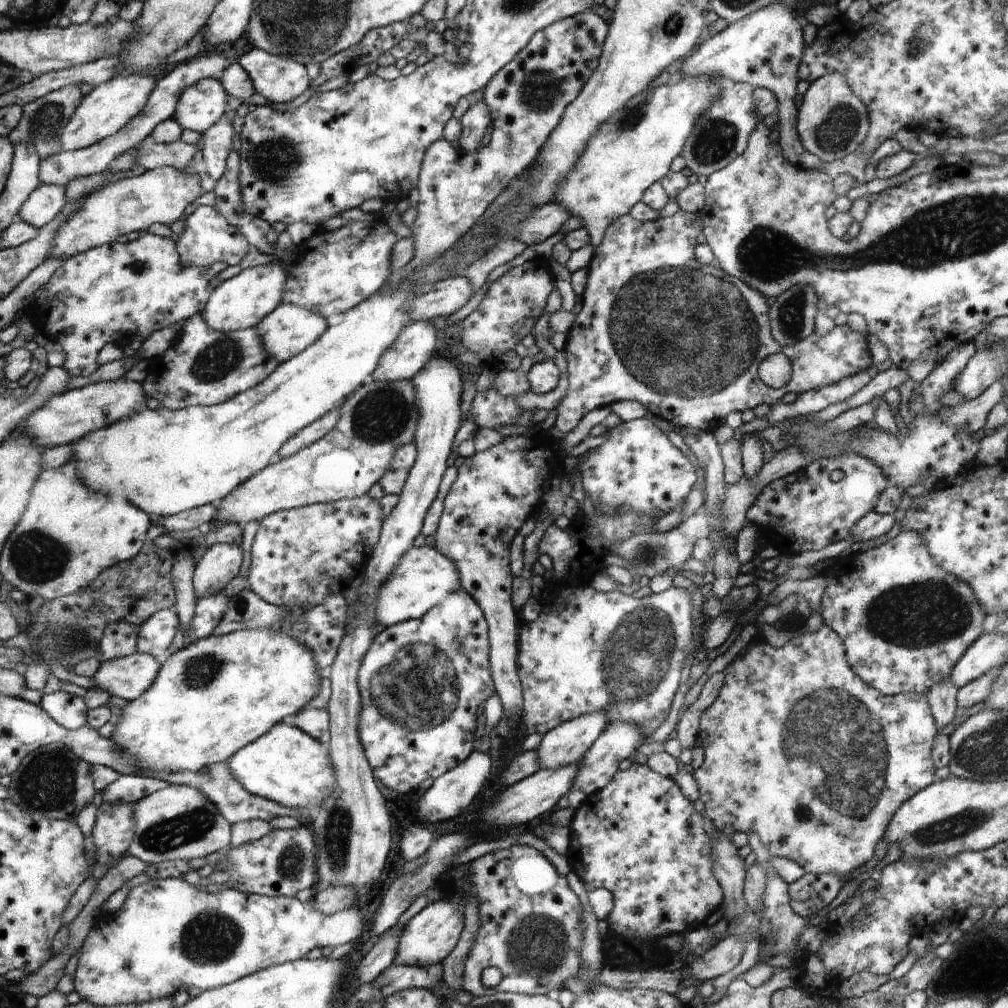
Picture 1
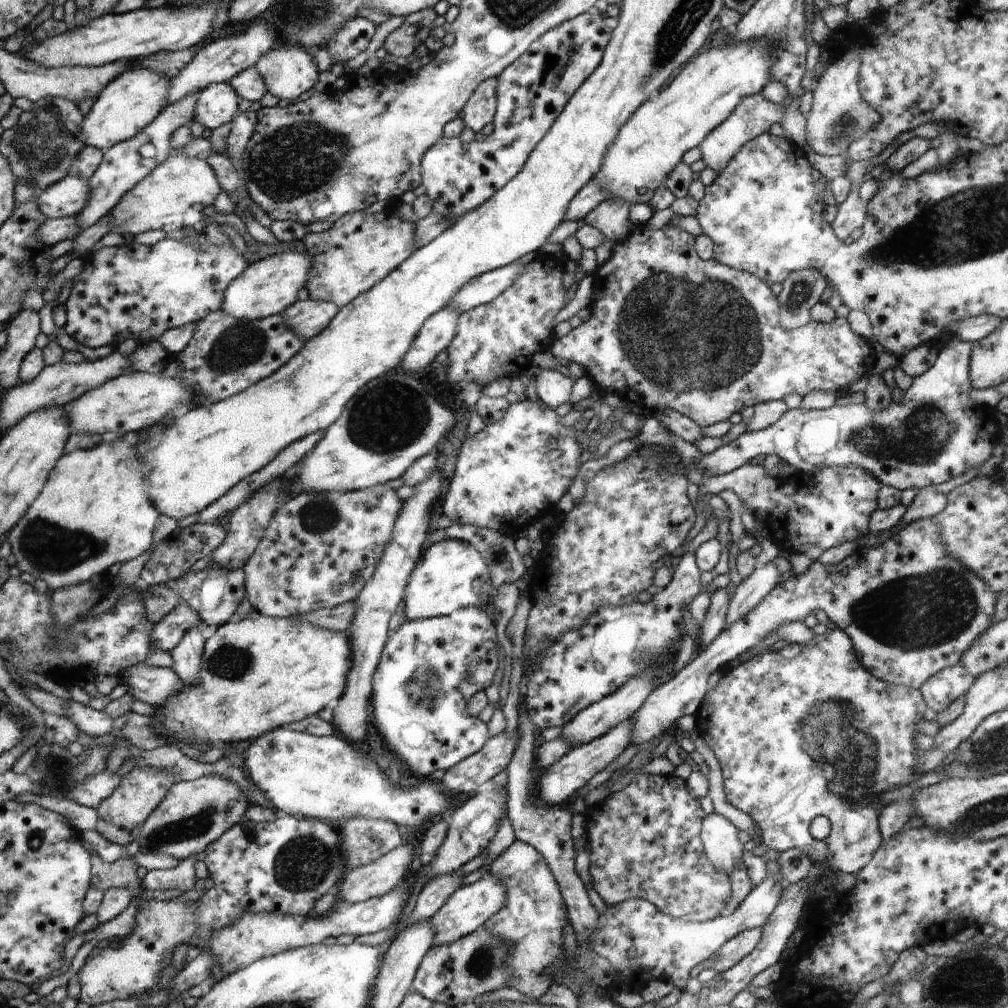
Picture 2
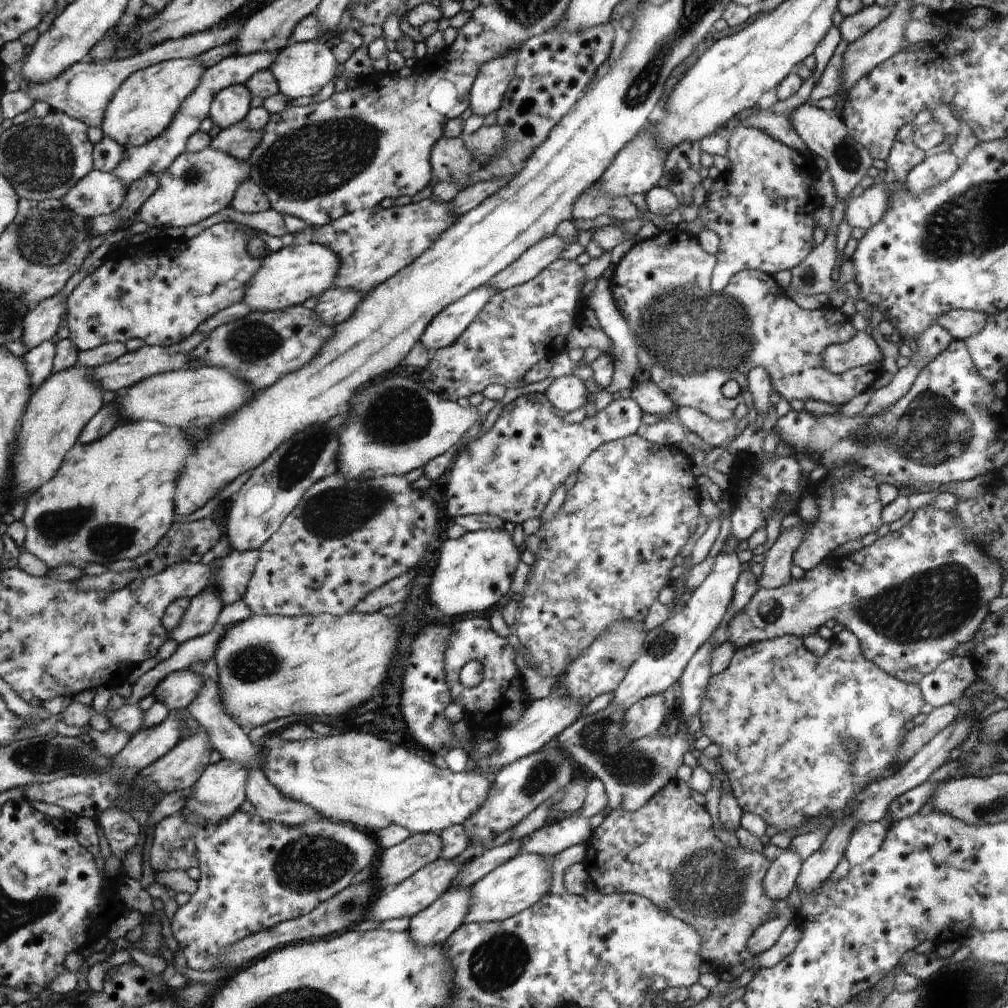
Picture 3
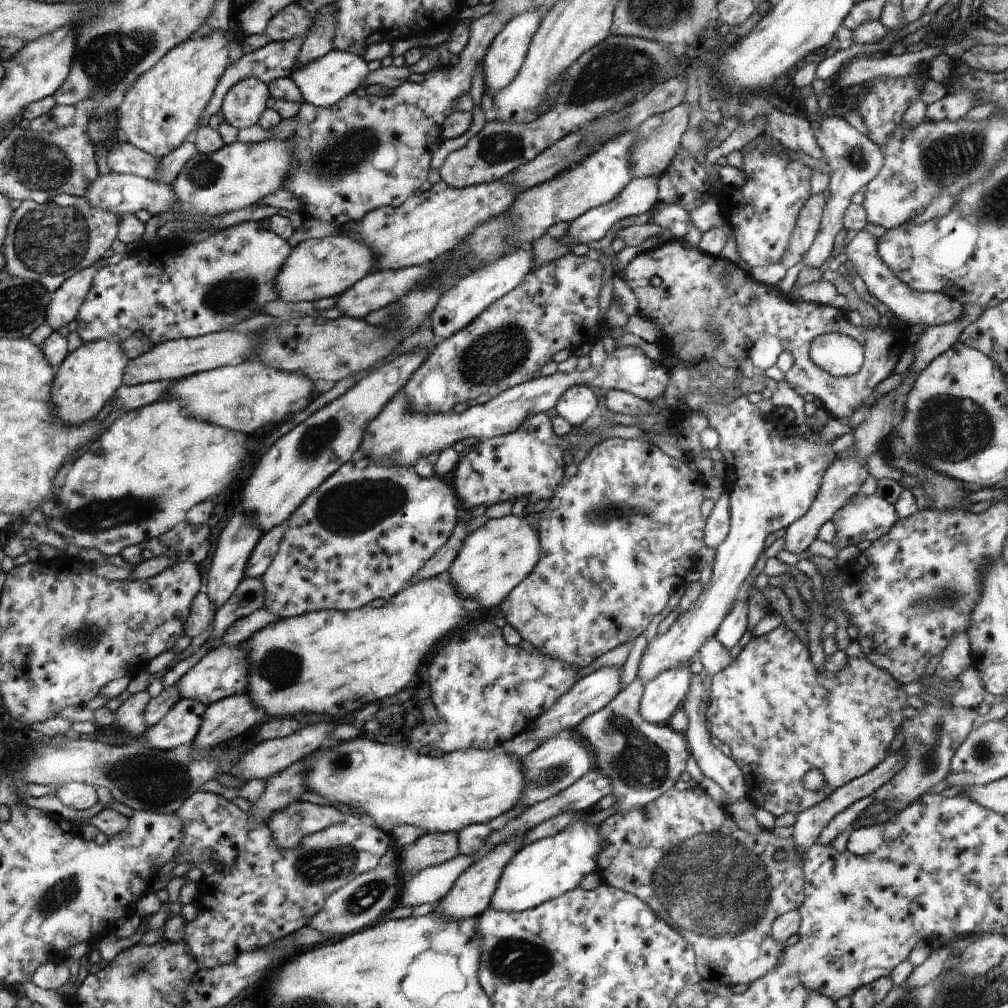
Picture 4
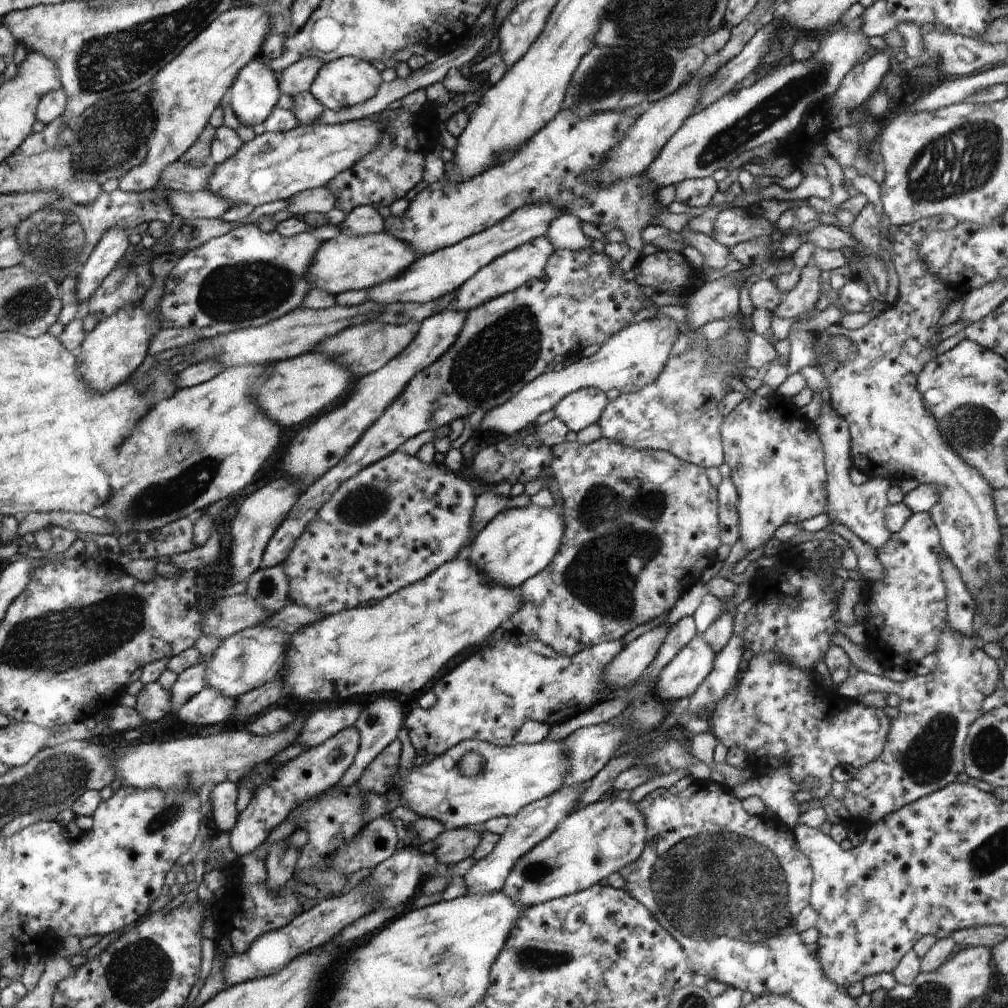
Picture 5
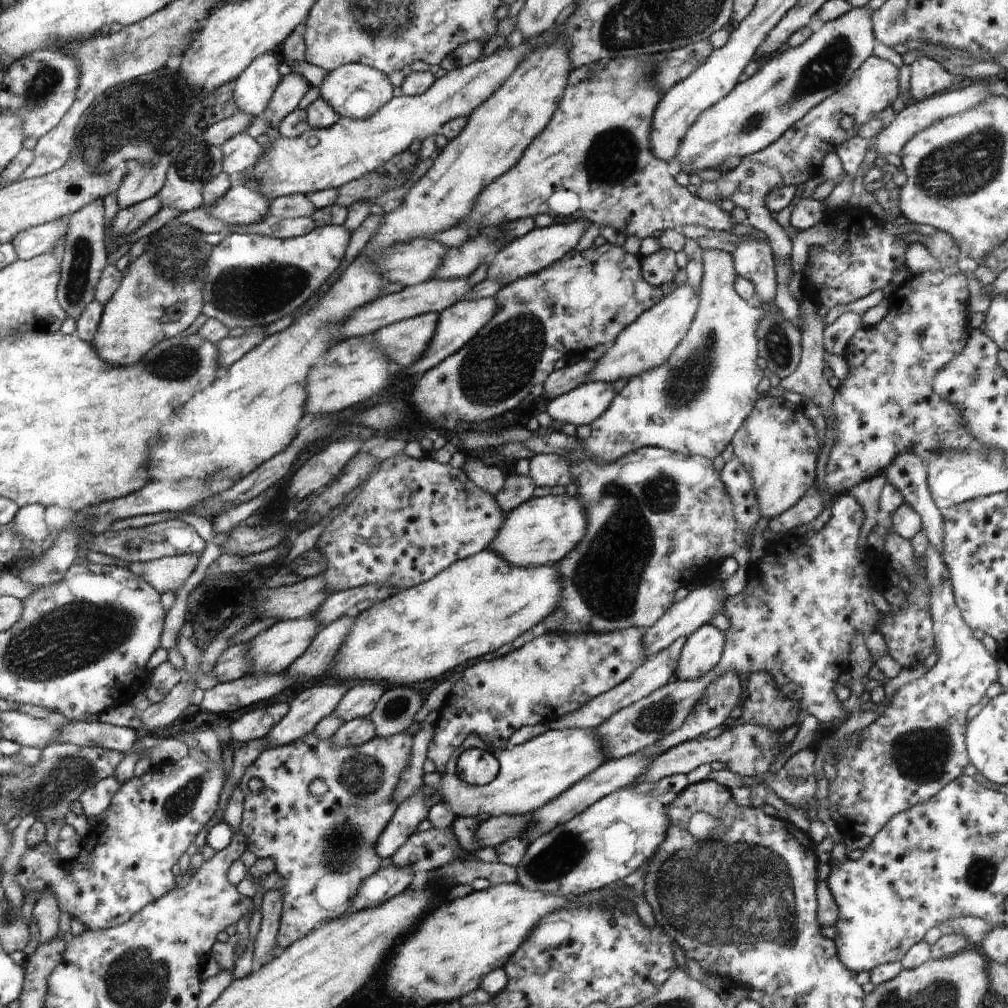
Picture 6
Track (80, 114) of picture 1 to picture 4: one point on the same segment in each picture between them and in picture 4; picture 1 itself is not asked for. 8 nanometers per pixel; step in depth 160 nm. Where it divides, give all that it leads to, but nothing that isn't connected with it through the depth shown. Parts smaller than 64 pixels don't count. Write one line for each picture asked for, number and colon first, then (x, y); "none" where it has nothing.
2: (124, 106)
3: (142, 108)
4: (160, 111)

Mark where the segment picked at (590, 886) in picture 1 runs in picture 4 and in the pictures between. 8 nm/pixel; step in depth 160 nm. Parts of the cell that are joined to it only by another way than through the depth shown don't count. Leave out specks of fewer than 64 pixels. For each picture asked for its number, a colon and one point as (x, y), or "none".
2: (645, 842)
3: (667, 851)
4: (719, 887)

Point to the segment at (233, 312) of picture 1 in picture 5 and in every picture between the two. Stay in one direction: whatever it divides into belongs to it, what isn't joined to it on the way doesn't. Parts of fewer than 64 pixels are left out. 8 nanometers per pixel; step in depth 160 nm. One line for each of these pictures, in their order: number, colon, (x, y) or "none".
2: (267, 287)
3: (287, 277)
4: (317, 268)
5: (344, 263)

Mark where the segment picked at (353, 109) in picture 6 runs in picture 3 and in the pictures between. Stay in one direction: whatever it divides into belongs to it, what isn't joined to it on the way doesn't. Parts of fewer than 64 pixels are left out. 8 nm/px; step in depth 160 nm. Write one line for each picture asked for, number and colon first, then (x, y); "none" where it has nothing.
3: (301, 69)
4: (325, 80)
5: (347, 81)

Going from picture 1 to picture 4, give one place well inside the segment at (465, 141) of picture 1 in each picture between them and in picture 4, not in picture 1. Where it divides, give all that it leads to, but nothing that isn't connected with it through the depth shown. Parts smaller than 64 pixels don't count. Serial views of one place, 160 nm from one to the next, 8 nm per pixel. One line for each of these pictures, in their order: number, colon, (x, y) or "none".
2: (480, 109)
3: (491, 83)
4: (507, 53)

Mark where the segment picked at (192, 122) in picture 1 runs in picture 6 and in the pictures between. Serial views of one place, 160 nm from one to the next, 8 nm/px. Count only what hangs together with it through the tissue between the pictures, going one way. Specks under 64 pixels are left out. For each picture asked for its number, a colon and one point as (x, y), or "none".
2: (217, 104)
3: (230, 106)
4: (242, 106)
5: (255, 92)
6: (254, 89)

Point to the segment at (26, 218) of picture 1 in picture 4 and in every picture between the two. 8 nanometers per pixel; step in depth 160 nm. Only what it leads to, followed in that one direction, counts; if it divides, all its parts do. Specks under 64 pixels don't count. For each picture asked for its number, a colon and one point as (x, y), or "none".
2: (64, 198)
3: (98, 193)
4: (120, 194)

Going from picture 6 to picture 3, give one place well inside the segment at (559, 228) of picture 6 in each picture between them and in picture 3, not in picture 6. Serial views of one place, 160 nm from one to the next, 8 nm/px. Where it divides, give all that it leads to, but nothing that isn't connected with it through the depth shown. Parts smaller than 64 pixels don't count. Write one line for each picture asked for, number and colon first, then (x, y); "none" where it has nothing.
3: (445, 329)
4: (471, 296)
5: (503, 275)

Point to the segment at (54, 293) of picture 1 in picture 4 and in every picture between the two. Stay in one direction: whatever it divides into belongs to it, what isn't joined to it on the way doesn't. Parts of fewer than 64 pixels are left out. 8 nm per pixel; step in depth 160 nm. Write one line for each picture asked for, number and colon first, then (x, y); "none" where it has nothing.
2: (135, 291)
3: (160, 290)
4: (174, 290)

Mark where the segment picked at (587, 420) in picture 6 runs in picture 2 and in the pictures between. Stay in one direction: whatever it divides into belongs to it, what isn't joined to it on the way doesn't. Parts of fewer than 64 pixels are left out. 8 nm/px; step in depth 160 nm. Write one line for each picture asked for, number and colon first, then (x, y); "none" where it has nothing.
2: (553, 388)
3: (568, 393)
4: (578, 402)
5: (584, 407)

